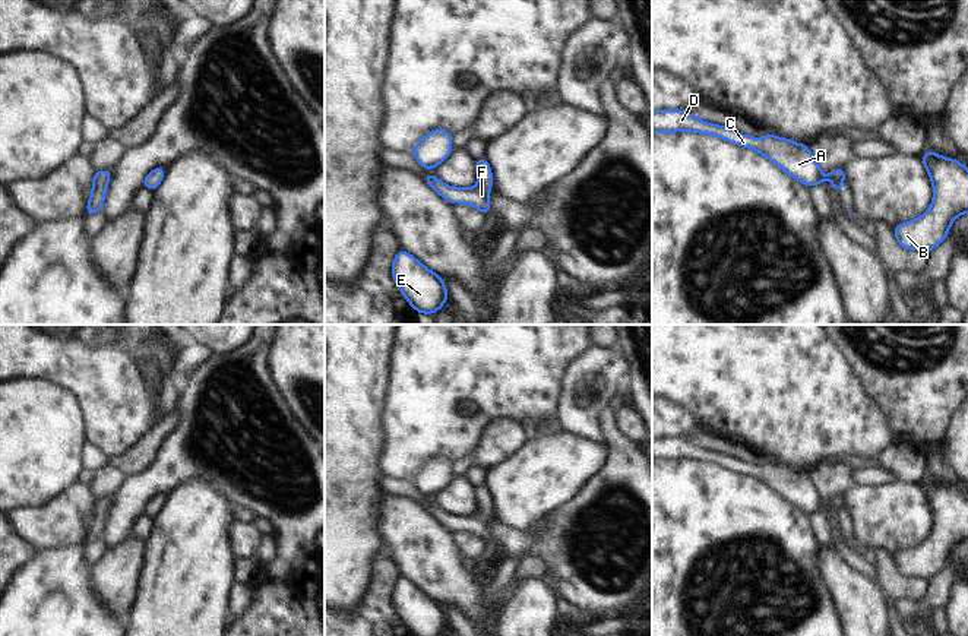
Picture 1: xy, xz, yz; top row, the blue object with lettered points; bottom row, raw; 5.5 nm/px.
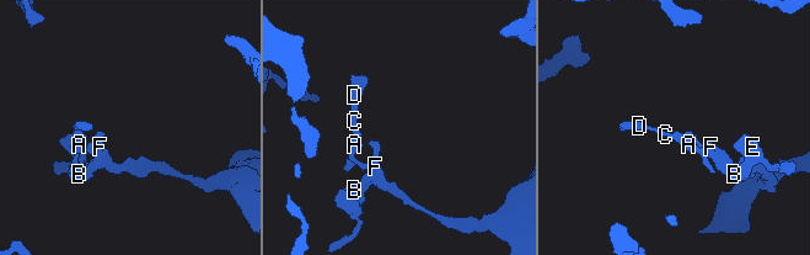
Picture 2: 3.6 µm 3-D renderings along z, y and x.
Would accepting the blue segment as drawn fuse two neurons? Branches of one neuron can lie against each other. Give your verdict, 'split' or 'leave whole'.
leave whole

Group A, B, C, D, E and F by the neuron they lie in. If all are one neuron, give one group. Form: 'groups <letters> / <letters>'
groups A B C D E F

